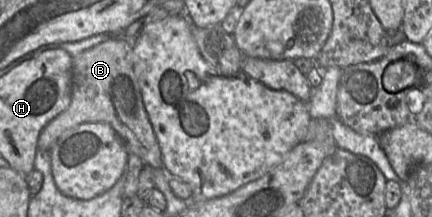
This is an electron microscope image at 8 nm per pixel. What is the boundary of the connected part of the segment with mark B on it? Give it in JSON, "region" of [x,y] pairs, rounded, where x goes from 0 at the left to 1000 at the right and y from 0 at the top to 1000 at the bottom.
{"region":[[[264,166],[169,267],[162,479],[97,594],[88,687],[113,700],[148,608],[206,562],[250,571],[292,664],[299,710],[322,719],[354,779],[377,774],[375,705],[310,336],[306,184]]]}

